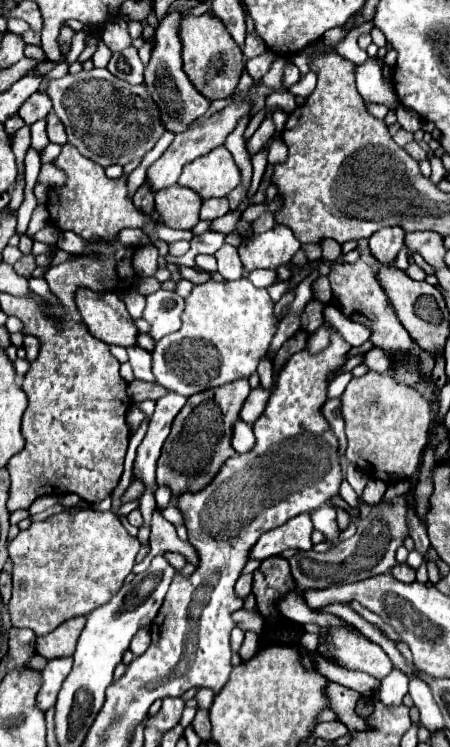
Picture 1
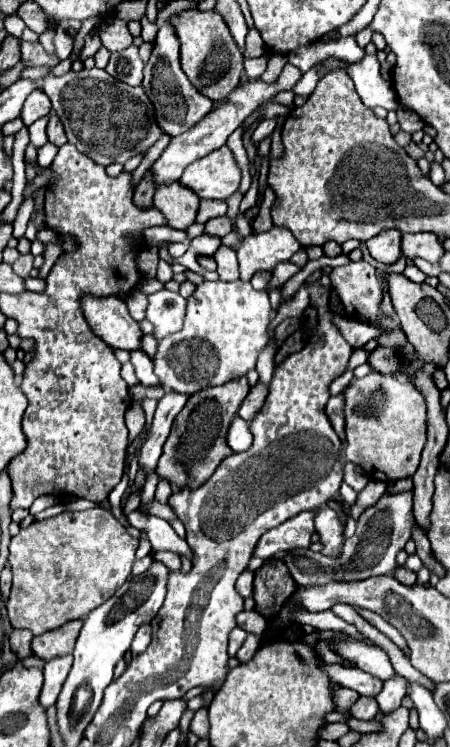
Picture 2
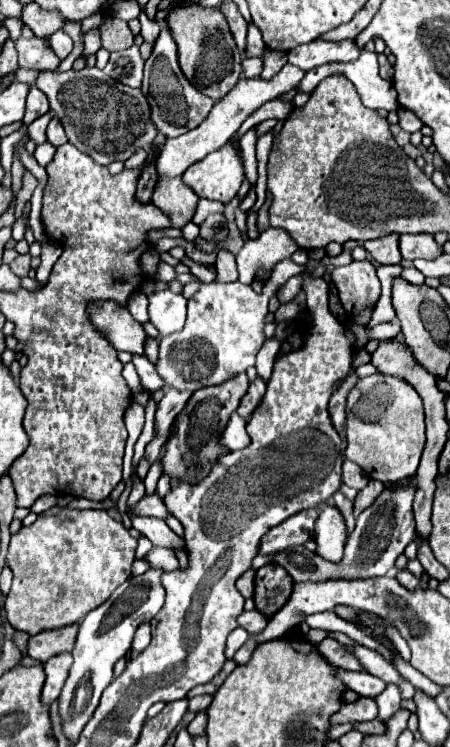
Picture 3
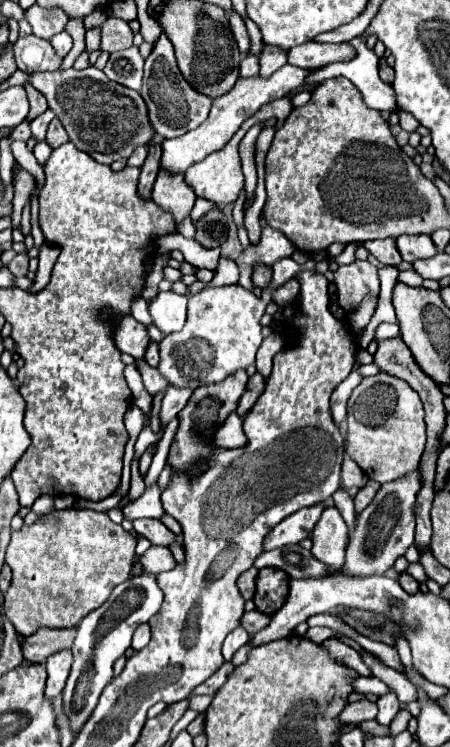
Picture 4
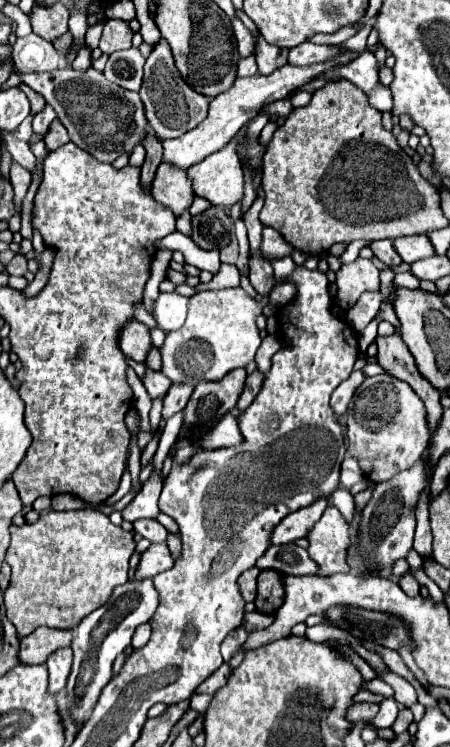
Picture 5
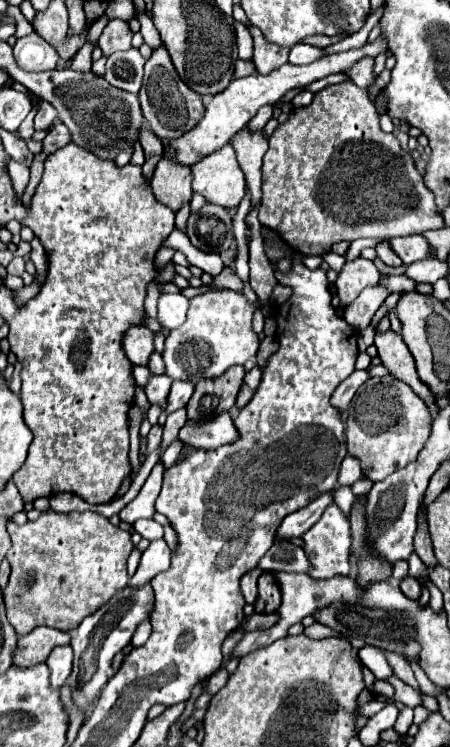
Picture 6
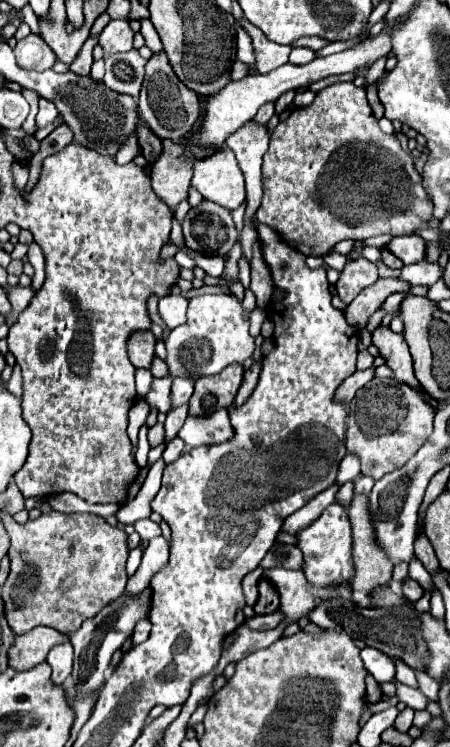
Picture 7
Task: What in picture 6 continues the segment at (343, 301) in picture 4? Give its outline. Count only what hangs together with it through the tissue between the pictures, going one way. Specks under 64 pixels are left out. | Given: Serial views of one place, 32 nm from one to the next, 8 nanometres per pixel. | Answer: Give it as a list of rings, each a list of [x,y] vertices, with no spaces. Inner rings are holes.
[[[356,258],[352,262],[346,262],[336,280],[336,290],[338,290],[338,298],[342,306],[352,304],[352,300],[366,286],[376,286],[378,280],[380,280],[380,272],[374,266],[374,262],[366,258]]]

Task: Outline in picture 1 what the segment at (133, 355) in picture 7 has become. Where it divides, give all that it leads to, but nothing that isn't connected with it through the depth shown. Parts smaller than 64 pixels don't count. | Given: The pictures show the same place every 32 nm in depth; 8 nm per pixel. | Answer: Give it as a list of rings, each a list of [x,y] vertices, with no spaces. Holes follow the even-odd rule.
[[[80,288],[76,294],[76,304],[92,336],[122,348],[136,346],[140,332],[130,318],[126,304],[116,294],[96,294]]]

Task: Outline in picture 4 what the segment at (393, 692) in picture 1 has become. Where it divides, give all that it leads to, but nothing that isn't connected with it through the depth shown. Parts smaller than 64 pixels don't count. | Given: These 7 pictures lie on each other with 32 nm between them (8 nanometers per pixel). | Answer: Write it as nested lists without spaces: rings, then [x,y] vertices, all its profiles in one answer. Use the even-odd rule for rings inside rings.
[[[390,692],[390,694],[380,696],[378,708],[380,708],[380,712],[378,712],[378,716],[376,716],[376,722],[382,724],[382,726],[390,726],[390,722],[392,722],[394,716],[396,716],[396,712],[400,710],[400,702],[398,702],[396,694]]]

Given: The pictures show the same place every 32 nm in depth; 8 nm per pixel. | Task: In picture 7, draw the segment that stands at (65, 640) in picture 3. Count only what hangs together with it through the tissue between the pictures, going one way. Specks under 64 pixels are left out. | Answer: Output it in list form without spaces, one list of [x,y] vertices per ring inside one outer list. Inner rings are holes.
[[[38,626],[28,634],[16,636],[12,648],[8,650],[8,666],[14,670],[30,670],[36,664],[46,660],[46,654],[50,652],[52,646],[66,642],[68,636],[46,628],[46,626]]]

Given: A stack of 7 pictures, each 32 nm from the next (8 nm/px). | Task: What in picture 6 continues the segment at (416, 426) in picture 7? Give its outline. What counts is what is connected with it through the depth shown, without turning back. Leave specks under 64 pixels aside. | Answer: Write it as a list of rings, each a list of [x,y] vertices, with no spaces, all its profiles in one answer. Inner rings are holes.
[[[374,376],[366,382],[366,386],[368,384],[382,384],[382,392],[364,396],[358,394],[358,398],[352,402],[346,418],[346,446],[348,454],[360,460],[362,474],[376,482],[416,460],[432,432],[432,414],[428,412],[424,400],[420,400],[420,396],[416,396],[408,384],[396,380],[394,376]]]

